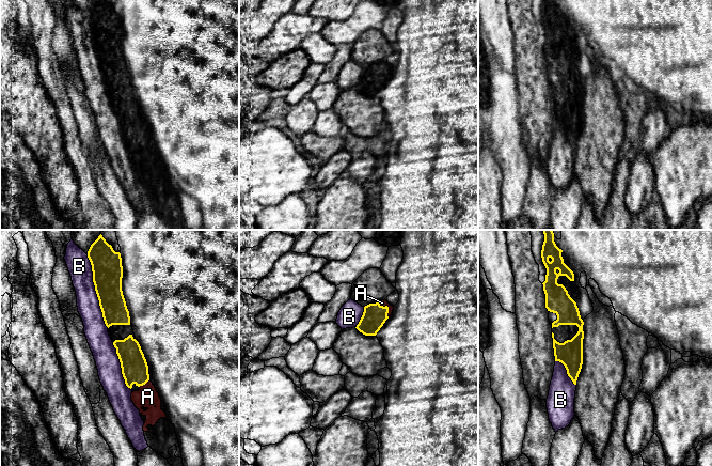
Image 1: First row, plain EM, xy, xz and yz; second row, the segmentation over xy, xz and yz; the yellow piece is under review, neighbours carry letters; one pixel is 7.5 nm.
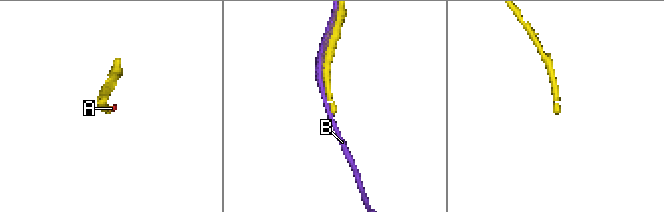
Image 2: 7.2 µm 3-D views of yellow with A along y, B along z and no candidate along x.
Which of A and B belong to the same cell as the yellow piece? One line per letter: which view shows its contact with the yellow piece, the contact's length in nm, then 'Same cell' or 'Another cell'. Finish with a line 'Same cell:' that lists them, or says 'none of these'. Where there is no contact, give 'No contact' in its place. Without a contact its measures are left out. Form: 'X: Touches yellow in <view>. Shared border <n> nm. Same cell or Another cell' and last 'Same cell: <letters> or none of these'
A: Touches yellow in xz. Shared border 130 nm. Same cell
B: Touches yellow in xy. Shared border 600 nm. Another cell
Same cell: A

